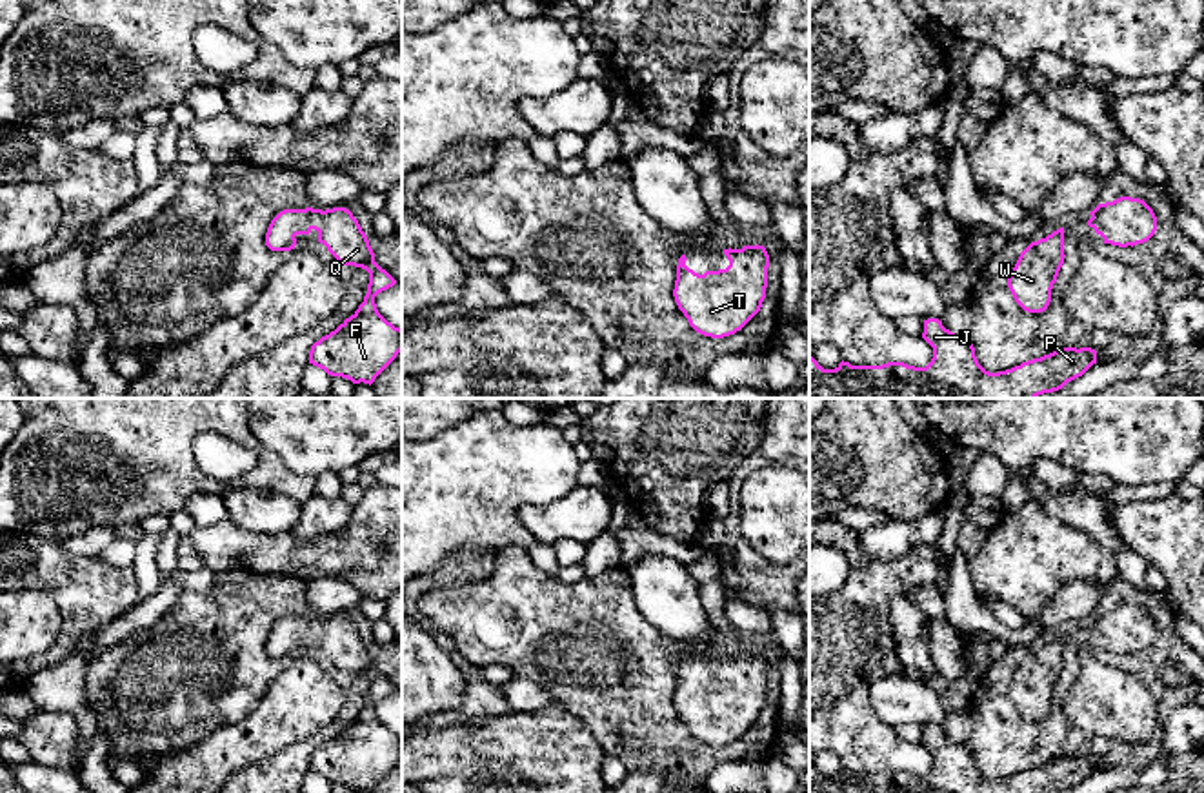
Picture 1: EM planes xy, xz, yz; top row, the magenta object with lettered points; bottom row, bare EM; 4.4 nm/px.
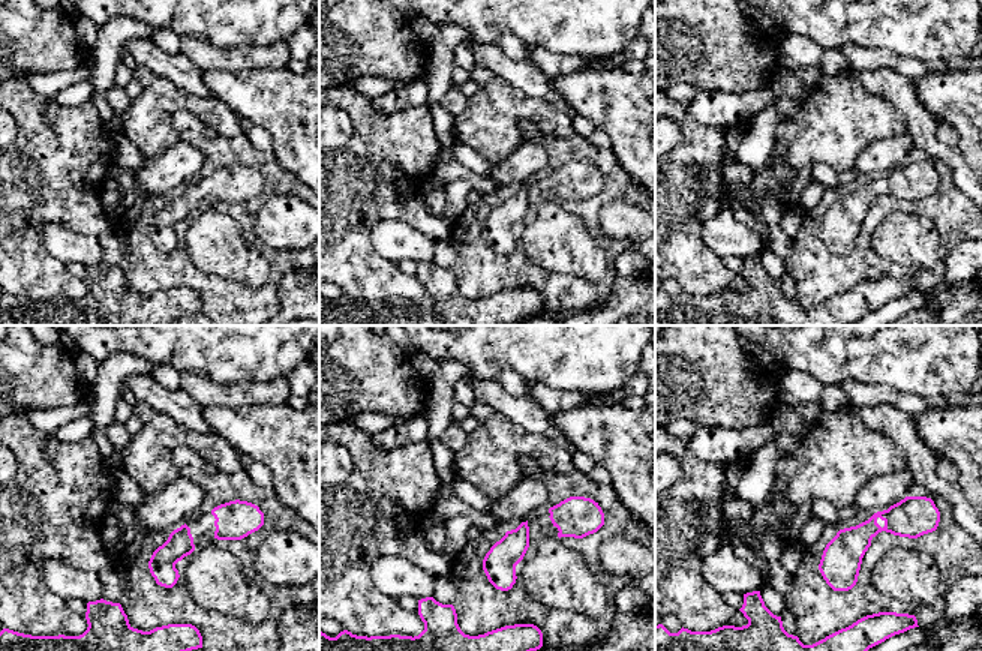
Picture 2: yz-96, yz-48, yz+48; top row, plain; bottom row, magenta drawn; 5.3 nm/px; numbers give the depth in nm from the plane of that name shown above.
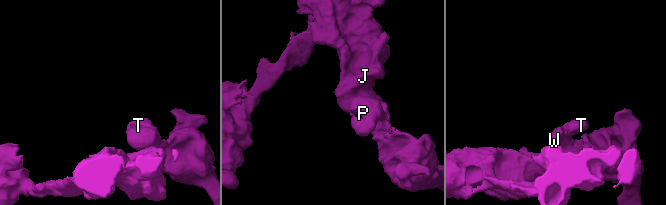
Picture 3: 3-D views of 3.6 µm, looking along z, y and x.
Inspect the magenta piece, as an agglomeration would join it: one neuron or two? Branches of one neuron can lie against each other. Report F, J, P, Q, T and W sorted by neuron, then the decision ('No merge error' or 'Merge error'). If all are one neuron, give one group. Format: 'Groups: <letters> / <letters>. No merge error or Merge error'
Groups: F J P Q T W. No merge error

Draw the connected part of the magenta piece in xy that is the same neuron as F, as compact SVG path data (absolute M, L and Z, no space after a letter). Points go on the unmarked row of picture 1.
M346 615L284 617L267 635L266 653L271 658L291 658L296 653L295 644L309 642L313 637L338 669L366 677L369 691L358 717L311 753L309 771L331 784L371 793L402 758L402 737L387 729L375 711L375 704L396 688L375 669L366 640Z

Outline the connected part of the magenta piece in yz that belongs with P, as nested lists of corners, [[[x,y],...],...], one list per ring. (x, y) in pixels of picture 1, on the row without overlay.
[[[938,726],[924,728],[922,746],[933,755],[926,775],[904,769],[824,777],[809,764],[809,793],[1066,793],[1097,771],[1091,755],[1064,755],[1006,778],[986,778],[968,742],[955,742]]]

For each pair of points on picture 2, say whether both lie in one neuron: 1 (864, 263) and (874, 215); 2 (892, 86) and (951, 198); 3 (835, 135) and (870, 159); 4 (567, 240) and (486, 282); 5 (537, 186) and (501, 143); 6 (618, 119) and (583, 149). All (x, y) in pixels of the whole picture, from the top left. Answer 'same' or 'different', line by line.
1: same
2: different
3: different
4: different
5: different
6: different

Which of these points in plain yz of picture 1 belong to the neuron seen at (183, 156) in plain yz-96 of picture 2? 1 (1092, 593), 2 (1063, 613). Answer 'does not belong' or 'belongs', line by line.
1: belongs
2: belongs

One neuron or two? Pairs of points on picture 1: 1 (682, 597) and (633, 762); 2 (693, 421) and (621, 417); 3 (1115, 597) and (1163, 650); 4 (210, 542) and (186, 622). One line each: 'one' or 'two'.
1: two
2: one
3: one
4: two

